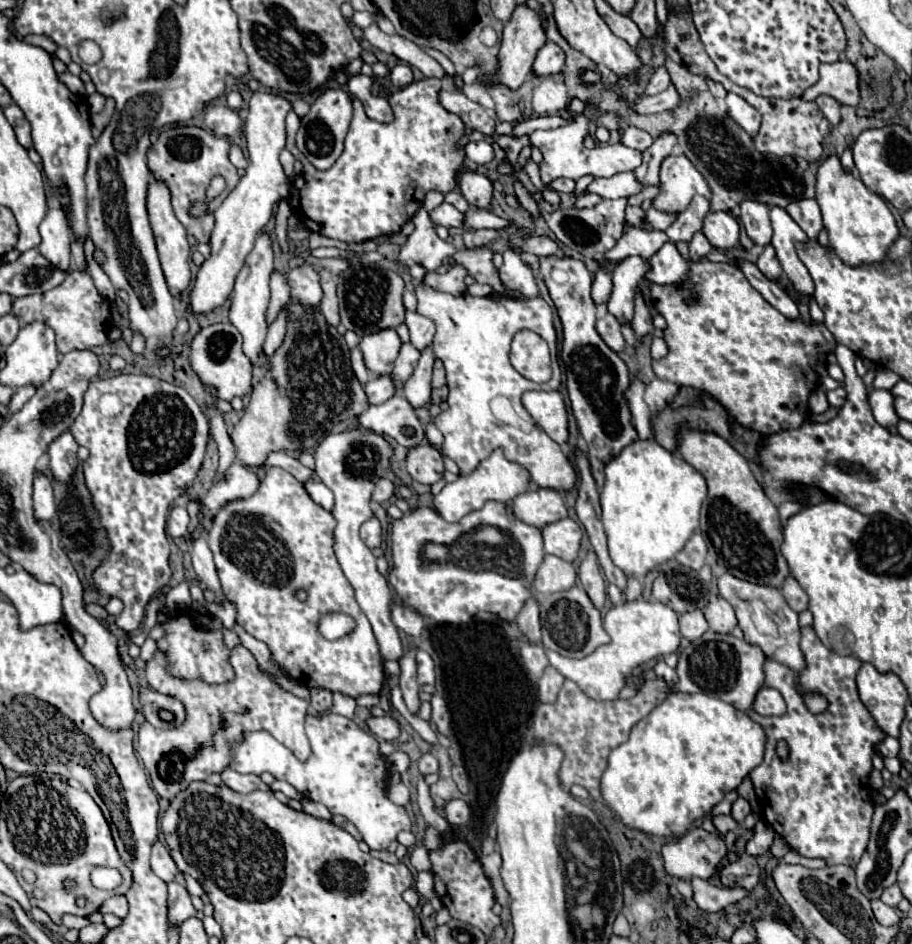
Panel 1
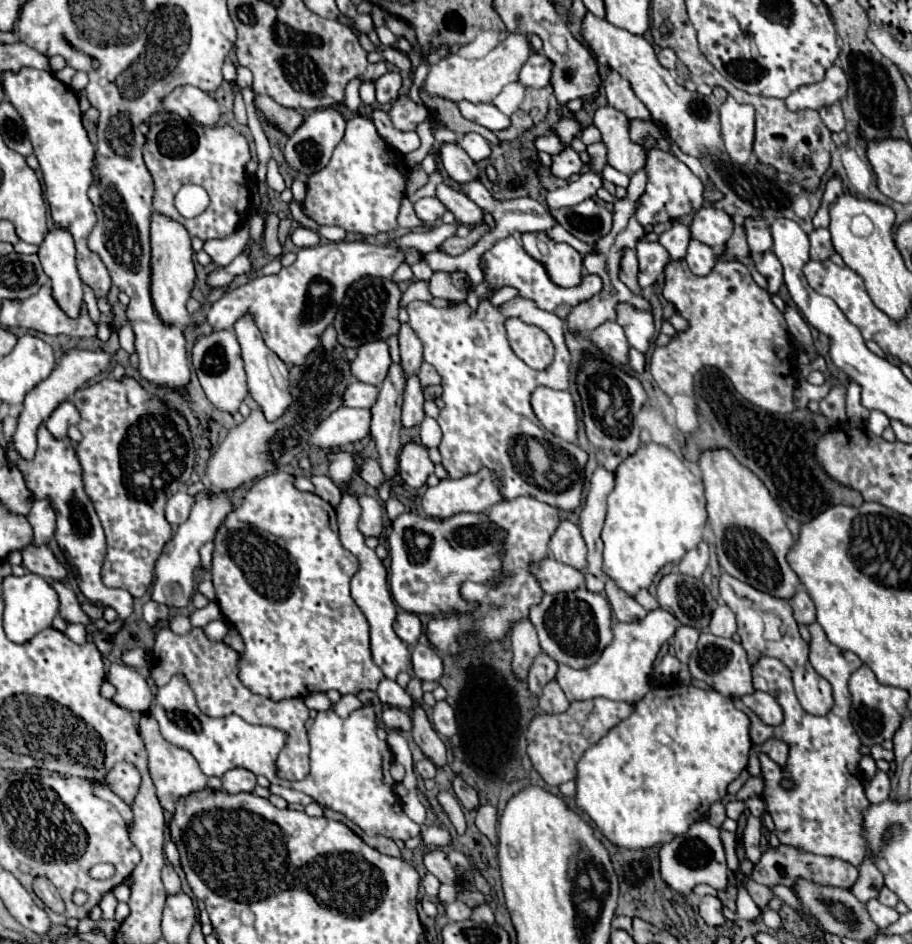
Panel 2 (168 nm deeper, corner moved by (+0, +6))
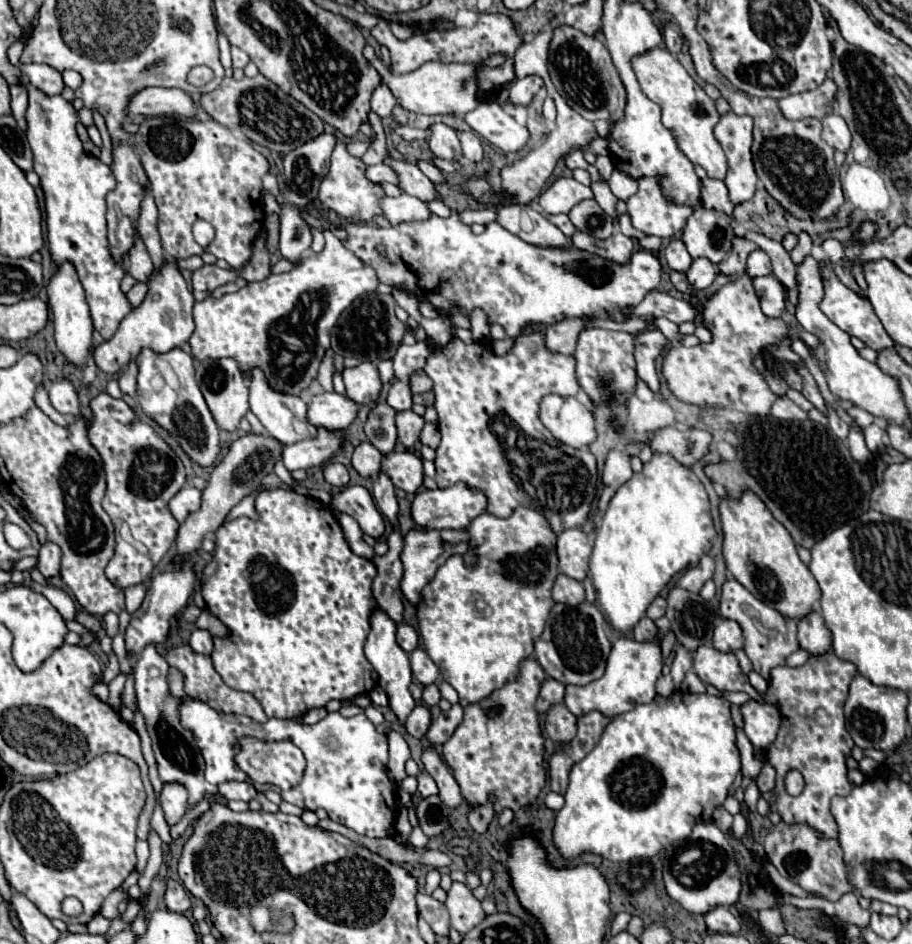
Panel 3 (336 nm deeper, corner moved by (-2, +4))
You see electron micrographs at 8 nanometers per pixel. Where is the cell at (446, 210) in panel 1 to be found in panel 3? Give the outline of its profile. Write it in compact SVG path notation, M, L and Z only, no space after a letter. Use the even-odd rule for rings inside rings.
M399 194L397 198L383 196L379 200L379 206L381 206L383 216L391 224L409 222L409 220L423 220L423 218L427 218L427 214L431 214L423 200L419 200L415 196L409 196L409 194Z

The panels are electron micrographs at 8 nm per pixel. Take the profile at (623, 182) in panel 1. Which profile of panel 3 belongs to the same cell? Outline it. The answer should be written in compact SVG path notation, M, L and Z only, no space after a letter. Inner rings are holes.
M559 178L547 190L543 190L539 196L539 206L545 214L567 214L585 198L593 198L589 186L583 186L573 178Z

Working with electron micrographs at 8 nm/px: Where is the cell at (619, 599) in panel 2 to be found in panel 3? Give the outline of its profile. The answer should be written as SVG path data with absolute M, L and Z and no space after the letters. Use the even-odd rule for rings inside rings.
M641 618L639 624L635 626L633 634L635 634L635 640L637 642L655 642L657 636L659 636L655 622L649 620L649 618Z

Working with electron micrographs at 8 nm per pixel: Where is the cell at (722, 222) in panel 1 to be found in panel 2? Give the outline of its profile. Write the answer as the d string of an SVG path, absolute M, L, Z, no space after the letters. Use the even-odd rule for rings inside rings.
M701 208L691 222L691 236L707 246L723 246L731 234L731 216L717 208Z

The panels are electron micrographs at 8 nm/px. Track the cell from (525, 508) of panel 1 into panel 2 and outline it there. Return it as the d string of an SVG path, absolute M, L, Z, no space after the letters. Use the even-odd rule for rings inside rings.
M519 496L513 500L501 500L493 508L489 508L489 518L493 524L503 528L507 532L505 540L505 556L503 556L503 584L499 588L481 586L473 582L465 582L461 588L461 596L465 600L477 600L479 608L471 616L461 618L435 618L427 624L427 638L433 646L443 650L445 654L457 654L457 636L461 632L479 630L489 640L501 640L513 622L517 622L521 616L529 614L529 608L541 600L543 590L529 572L529 562L541 560L547 556L547 540L555 532L559 524L559 514L555 506L549 506L533 496Z

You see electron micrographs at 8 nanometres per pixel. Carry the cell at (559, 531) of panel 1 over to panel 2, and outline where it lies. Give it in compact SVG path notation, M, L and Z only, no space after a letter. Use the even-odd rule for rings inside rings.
M563 520L555 534L549 538L549 552L555 560L569 564L577 570L585 570L585 542L581 530L571 520Z

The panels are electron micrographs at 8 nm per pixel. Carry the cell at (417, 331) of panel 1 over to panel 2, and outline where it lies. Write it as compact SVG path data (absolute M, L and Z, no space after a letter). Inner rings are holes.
M401 324L399 330L399 346L401 346L401 364L407 374L415 374L423 362L423 344L419 336L413 332L411 324Z

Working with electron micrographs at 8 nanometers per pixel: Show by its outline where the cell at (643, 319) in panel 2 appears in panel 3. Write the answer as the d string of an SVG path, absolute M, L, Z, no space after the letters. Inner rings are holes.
M659 330L637 332L635 338L635 362L637 362L637 376L653 390L659 390L659 374L657 374L657 360L661 358L667 346L667 338Z

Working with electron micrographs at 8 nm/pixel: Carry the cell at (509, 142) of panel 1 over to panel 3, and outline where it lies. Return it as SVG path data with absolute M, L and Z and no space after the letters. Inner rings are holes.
M397 124L395 132L403 138L403 140L419 140L419 138L427 138L427 130L417 130L413 126L407 124Z

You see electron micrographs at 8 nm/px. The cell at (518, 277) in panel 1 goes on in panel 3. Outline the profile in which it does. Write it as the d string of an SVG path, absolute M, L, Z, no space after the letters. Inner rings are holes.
M451 210L449 218L431 214L427 220L401 222L397 226L377 226L369 222L345 220L343 224L335 224L335 228L347 232L343 246L351 250L359 260L369 264L377 272L379 282L407 290L419 302L429 302L431 306L435 306L435 310L439 310L441 314L449 314L451 308L459 308L463 314L467 314L467 318L471 318L471 312L479 308L487 314L489 324L501 324L511 338L515 338L519 328L527 322L553 325L565 318L609 318L623 322L627 320L623 310L637 306L645 298L645 294L655 290L661 282L659 258L649 250L639 250L631 254L627 264L617 264L575 246L543 248L527 244L503 230L497 222L487 224L487 230L483 234L473 234L471 226L459 220L457 210ZM411 240L417 240L417 248L411 246Z

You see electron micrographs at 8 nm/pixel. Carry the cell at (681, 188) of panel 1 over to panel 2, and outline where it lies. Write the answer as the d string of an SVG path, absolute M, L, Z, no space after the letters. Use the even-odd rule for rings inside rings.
M659 148L649 150L645 170L647 170L649 182L647 182L645 194L637 204L637 220L643 226L655 224L655 222L675 222L681 216L693 210L699 210L703 206L703 194L705 194L703 182L689 170L687 164L683 164L671 152L663 152Z

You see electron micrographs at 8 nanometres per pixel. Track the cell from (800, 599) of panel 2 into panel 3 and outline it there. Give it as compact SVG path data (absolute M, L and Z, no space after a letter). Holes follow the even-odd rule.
M811 612L807 618L799 620L799 646L811 656L823 656L831 652L831 632L819 612Z

